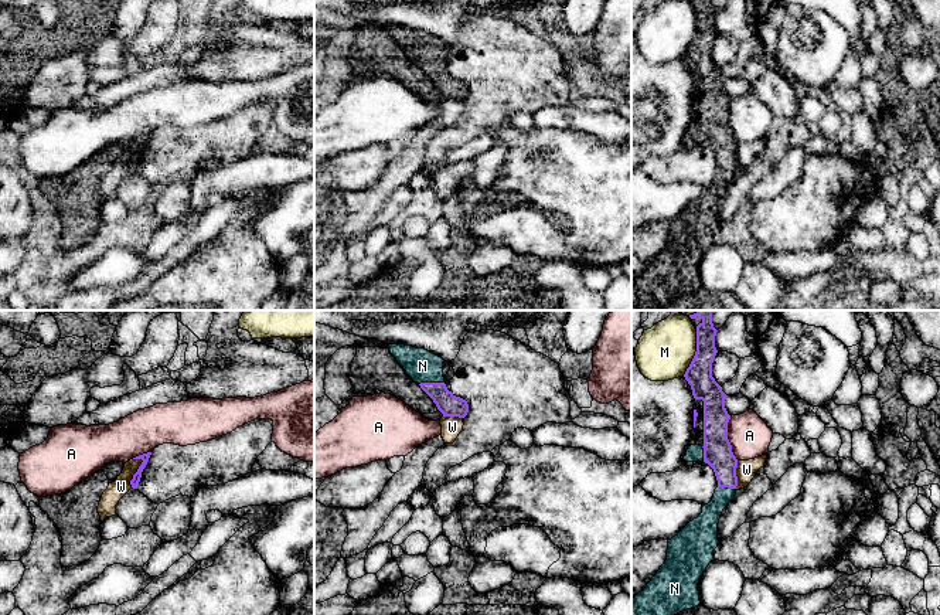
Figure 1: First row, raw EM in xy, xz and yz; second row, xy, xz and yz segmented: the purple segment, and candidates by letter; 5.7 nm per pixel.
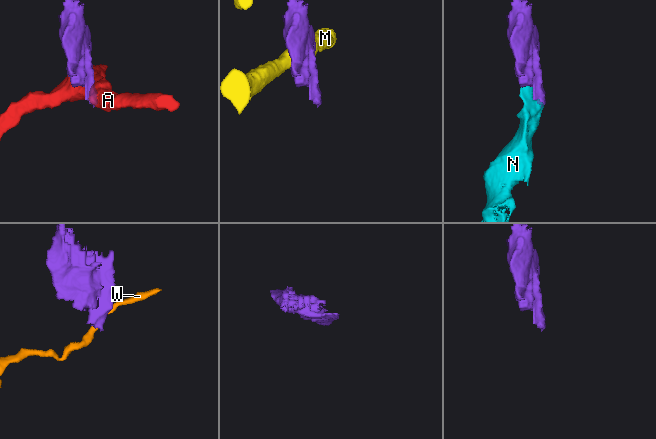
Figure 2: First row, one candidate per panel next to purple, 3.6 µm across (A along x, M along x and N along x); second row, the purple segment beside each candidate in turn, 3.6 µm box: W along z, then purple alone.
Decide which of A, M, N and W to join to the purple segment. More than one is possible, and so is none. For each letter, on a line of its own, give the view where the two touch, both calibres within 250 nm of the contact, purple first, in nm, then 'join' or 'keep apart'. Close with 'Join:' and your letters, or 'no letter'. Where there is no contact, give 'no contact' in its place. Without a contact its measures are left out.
A: meets purple in yz; 160 nm thick on the purple side, 240 nm on the other; keep apart
M: meets purple in yz; 150 nm thick on the purple side, 320 nm on the other; keep apart
N: meets purple in xz; 130 nm thick on the purple side, 190 nm on the other; join
W: meets purple in xy; 50 nm thick on the purple side, 100 nm on the other; keep apart
Join: N

